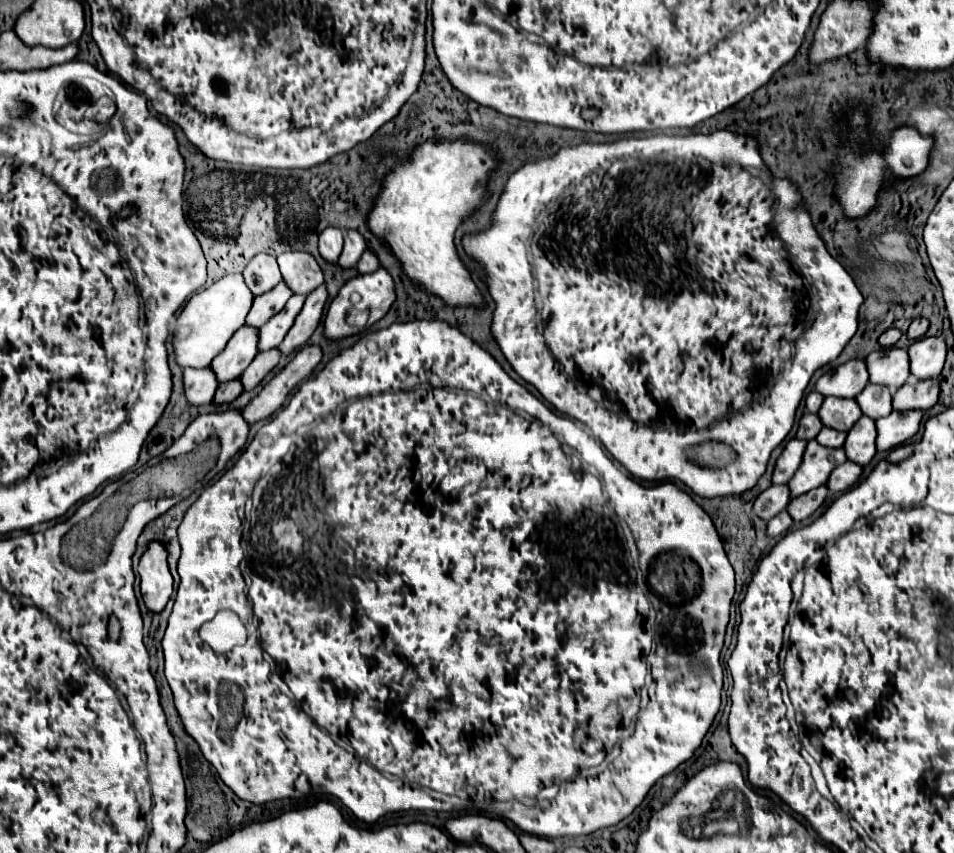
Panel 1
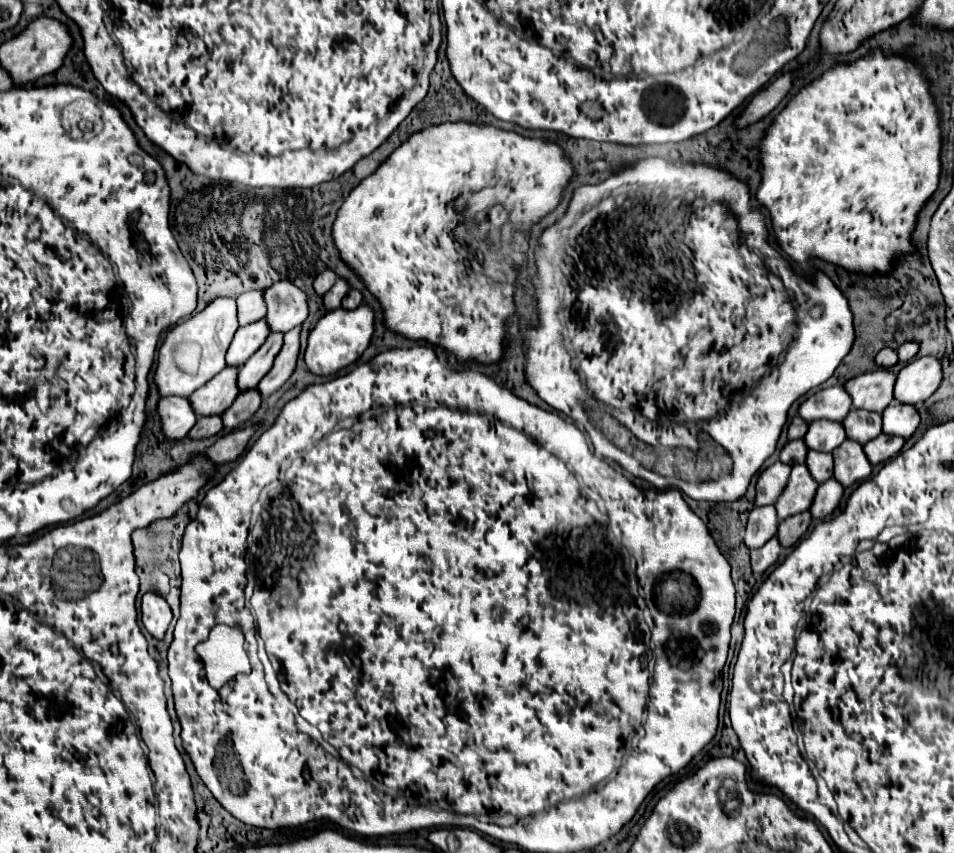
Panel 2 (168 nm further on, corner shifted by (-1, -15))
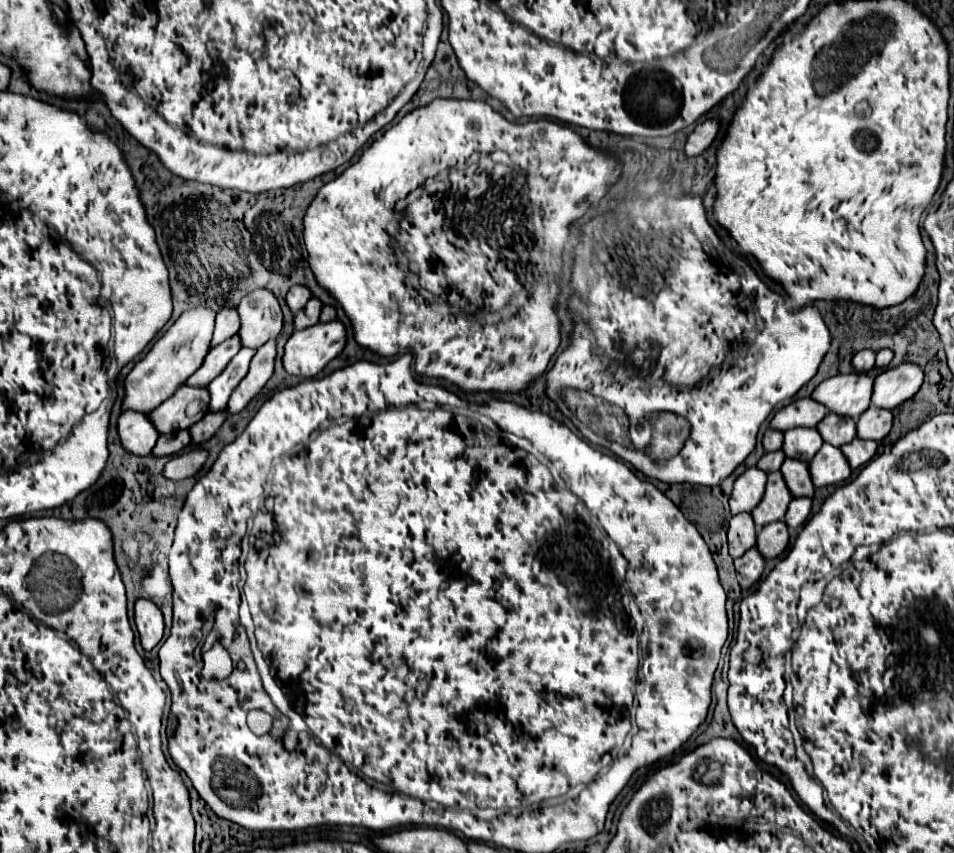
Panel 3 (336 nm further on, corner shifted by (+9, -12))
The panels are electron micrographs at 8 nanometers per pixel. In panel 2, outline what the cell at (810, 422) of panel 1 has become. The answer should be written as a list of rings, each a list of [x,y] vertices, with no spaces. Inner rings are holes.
[[[790,440],[780,454],[780,462],[796,466],[806,460],[806,454],[808,454],[808,446],[804,444],[804,440]]]

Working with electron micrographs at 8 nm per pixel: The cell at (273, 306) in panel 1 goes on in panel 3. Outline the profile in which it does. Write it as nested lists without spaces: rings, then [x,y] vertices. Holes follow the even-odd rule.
[[[238,335],[216,345],[206,355],[206,361],[202,361],[202,367],[196,369],[194,377],[188,377],[184,385],[188,385],[188,387],[208,387],[208,383],[226,369],[226,365],[232,361],[232,357],[238,351],[240,351],[240,337]]]

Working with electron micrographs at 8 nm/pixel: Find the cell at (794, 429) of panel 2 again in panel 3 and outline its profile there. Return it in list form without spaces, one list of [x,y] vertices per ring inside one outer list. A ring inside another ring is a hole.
[[[766,431],[764,437],[762,437],[762,445],[764,445],[764,451],[770,453],[770,451],[778,451],[782,447],[782,435],[780,431]]]

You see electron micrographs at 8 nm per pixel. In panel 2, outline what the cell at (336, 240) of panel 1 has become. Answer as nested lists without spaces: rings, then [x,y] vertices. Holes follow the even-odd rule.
[[[324,270],[320,276],[316,276],[316,280],[314,280],[314,290],[324,296],[324,294],[334,286],[334,282],[336,282],[334,270]]]

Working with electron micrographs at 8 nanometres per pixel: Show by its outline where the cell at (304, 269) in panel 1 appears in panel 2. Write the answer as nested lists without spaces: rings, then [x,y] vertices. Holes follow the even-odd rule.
[[[288,280],[266,288],[266,320],[272,332],[288,332],[308,318],[308,296]]]

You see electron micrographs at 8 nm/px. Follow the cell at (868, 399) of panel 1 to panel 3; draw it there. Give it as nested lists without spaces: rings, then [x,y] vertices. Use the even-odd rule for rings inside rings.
[[[826,413],[826,417],[816,425],[824,443],[834,447],[846,445],[856,437],[856,421],[850,417],[840,417],[834,413]]]

